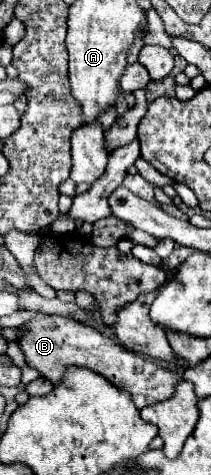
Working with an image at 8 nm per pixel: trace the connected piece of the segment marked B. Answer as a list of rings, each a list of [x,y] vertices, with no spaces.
[[[38,313],[30,321],[18,325],[18,331],[20,337],[16,339],[16,343],[24,353],[26,365],[34,367],[42,377],[46,377],[54,385],[60,383],[66,367],[86,367],[106,377],[118,389],[128,391],[134,397],[134,405],[142,409],[156,401],[166,401],[176,391],[176,385],[182,381],[182,377],[176,371],[168,371],[166,367],[160,367],[152,361],[144,361],[142,355],[124,349],[122,345],[114,343],[110,337],[102,335],[94,327],[74,321],[70,317]]]

